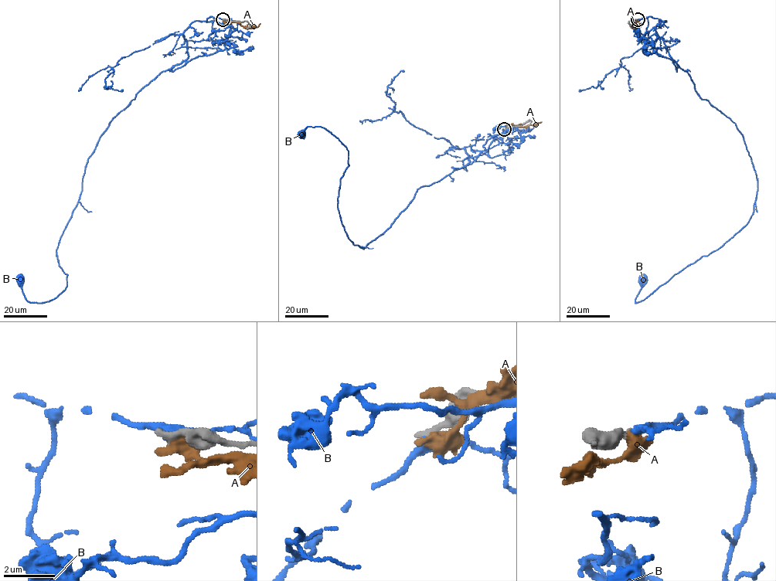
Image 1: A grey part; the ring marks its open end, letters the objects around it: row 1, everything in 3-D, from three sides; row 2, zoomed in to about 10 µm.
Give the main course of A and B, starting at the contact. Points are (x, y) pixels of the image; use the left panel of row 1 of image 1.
A: (224, 19), (238, 22), (247, 28), (260, 23)
B: (222, 19), (194, 21), (188, 57), (101, 135), (56, 249), (66, 288), (29, 303), (22, 278)

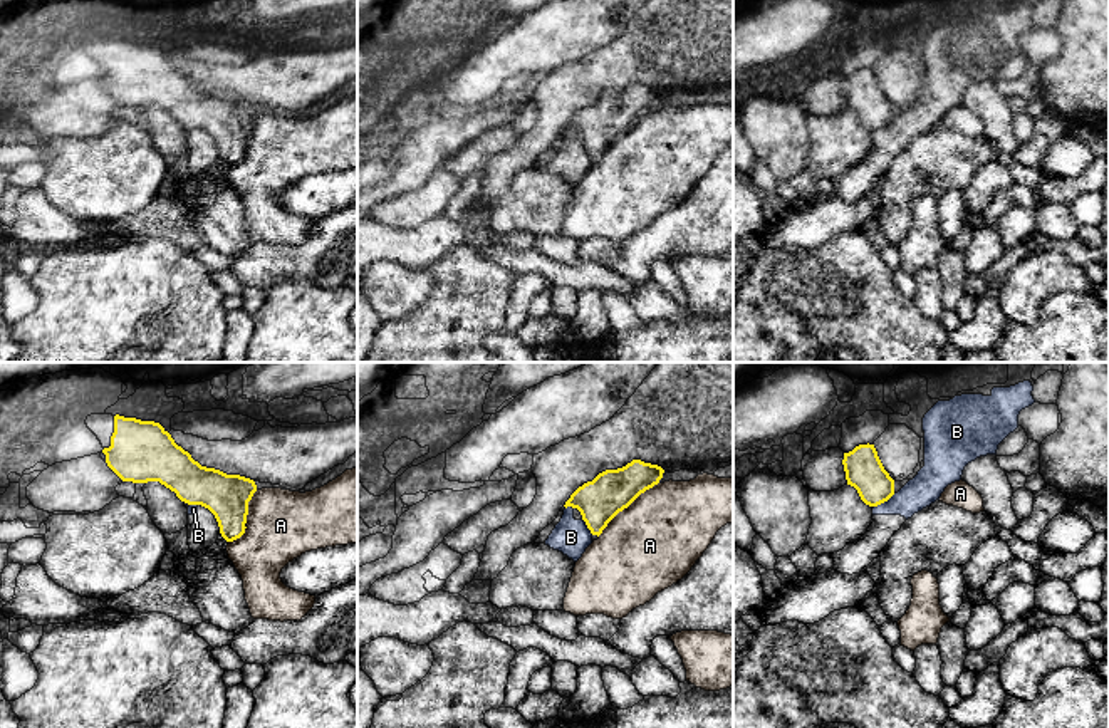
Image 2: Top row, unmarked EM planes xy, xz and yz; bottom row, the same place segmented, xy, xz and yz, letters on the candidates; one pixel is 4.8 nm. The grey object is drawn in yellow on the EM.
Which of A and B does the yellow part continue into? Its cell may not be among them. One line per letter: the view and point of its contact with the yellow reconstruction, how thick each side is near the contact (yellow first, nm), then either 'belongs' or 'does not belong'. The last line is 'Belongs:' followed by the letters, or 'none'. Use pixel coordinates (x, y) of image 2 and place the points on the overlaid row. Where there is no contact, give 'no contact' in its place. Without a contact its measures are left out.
A: meets yellow in xz at (626, 507); 200 nm thick on the yellow side, 440 nm on the other; does not belong
B: meets yellow in yz at (885, 500); 180 nm thick on the yellow side, 160 nm on the other; does not belong
Belongs: none

